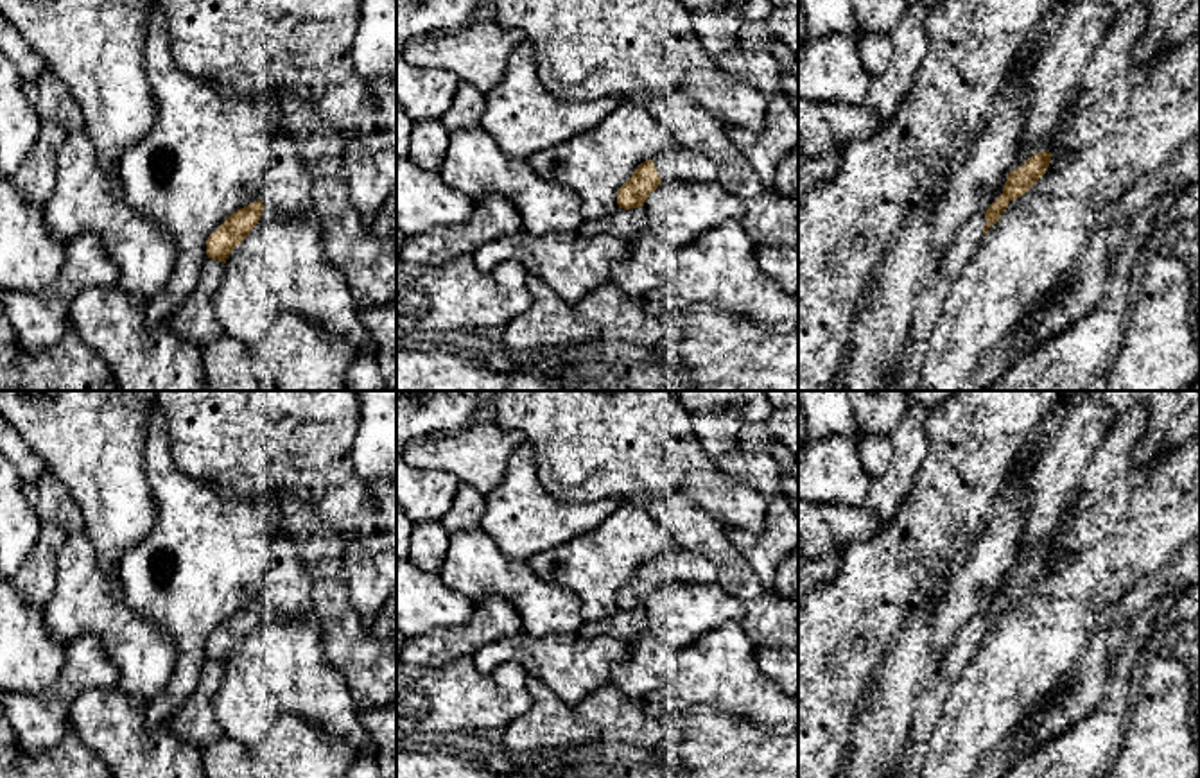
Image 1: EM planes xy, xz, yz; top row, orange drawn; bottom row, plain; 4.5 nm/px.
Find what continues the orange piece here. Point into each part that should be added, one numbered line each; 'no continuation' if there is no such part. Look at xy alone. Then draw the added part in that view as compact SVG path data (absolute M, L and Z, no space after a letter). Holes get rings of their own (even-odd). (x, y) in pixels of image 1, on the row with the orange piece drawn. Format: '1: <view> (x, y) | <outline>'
1: xy (287, 187) | M273 117L269 165L260 188L265 210L300 217L312 208L312 177L303 156Z

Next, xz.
1: xz (675, 162) | M673 136L653 163L660 179L717 181L716 163L707 154L680 145Z

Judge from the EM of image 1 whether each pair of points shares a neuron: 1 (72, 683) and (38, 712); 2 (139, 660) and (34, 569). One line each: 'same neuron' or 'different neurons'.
1: same neuron
2: different neurons

